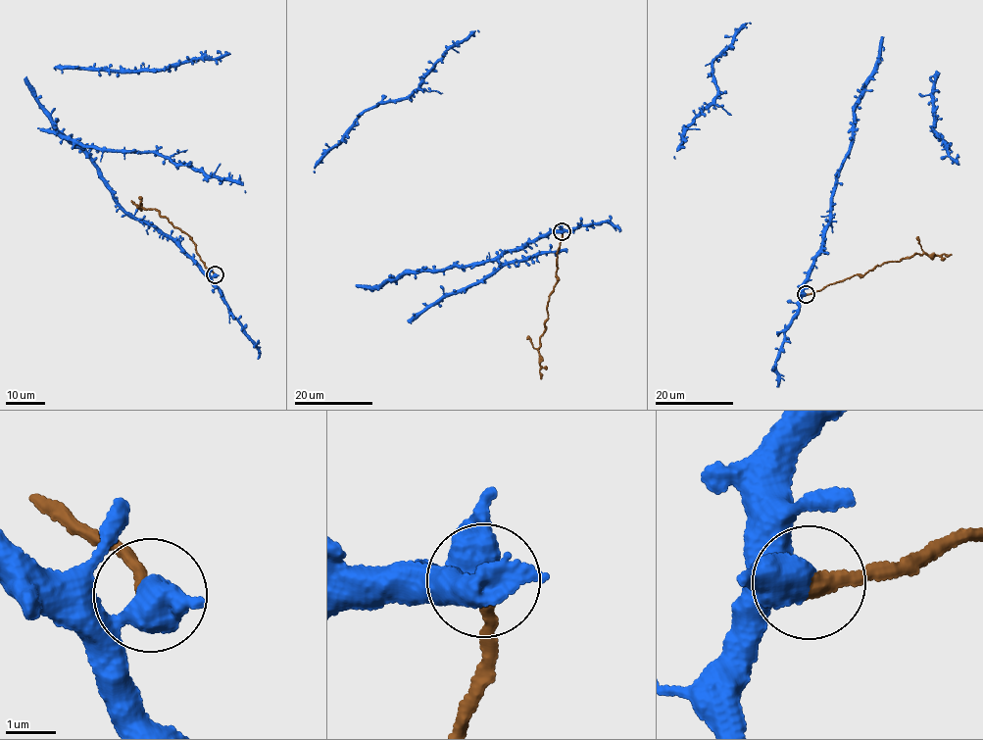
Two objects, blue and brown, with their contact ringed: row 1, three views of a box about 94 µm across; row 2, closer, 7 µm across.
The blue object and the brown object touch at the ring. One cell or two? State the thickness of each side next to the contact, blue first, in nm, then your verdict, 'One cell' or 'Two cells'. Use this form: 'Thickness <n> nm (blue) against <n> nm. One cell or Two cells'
Thickness 500 nm (blue) against 360 nm. Two cells

